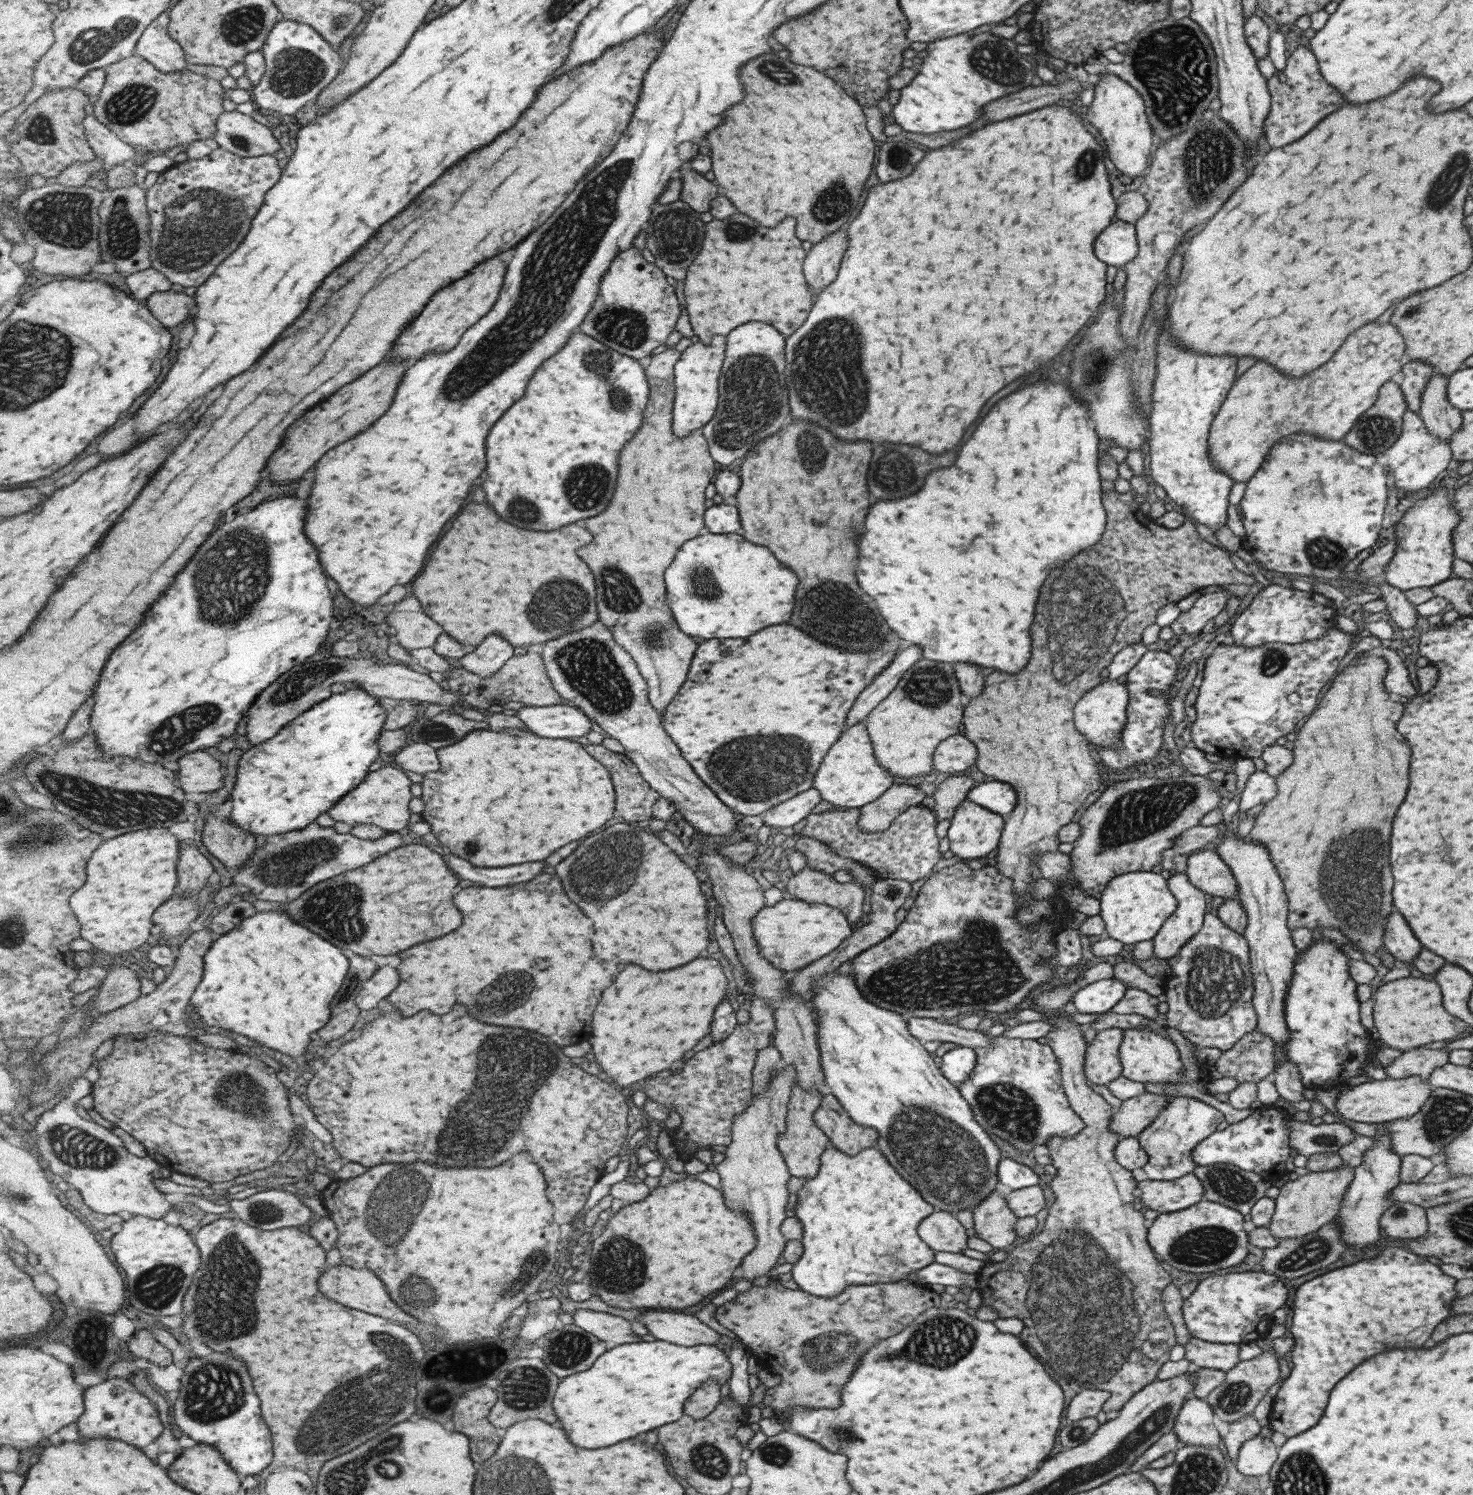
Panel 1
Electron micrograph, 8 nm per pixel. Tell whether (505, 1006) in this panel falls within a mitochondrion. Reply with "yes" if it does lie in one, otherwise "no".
yes

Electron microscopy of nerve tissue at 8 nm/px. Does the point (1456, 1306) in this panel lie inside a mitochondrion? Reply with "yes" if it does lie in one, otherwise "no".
no

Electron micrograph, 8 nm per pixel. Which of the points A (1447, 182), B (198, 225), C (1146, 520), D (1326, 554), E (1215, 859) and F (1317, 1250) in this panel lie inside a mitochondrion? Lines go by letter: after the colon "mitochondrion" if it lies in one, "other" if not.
A: mitochondrion
B: mitochondrion
C: other
D: mitochondrion
E: other
F: mitochondrion

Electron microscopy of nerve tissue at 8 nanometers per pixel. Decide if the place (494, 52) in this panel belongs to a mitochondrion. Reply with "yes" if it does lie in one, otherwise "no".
no

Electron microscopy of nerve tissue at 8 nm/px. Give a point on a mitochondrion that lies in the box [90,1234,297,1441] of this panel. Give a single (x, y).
(221, 1392)

